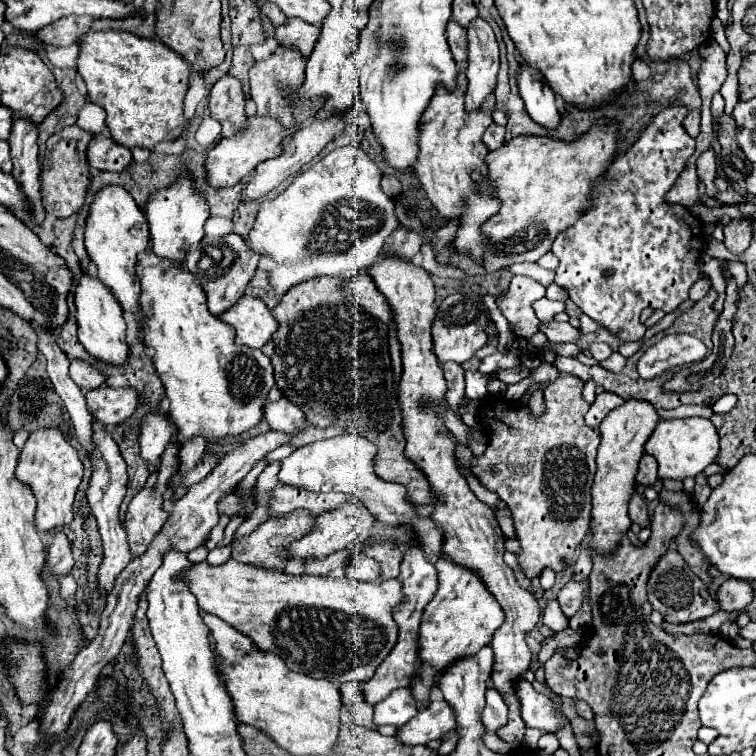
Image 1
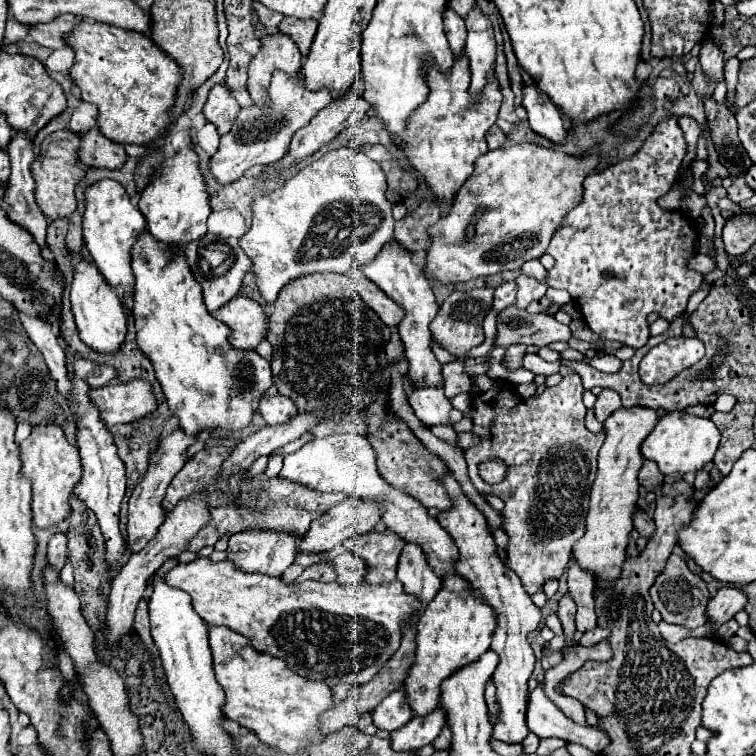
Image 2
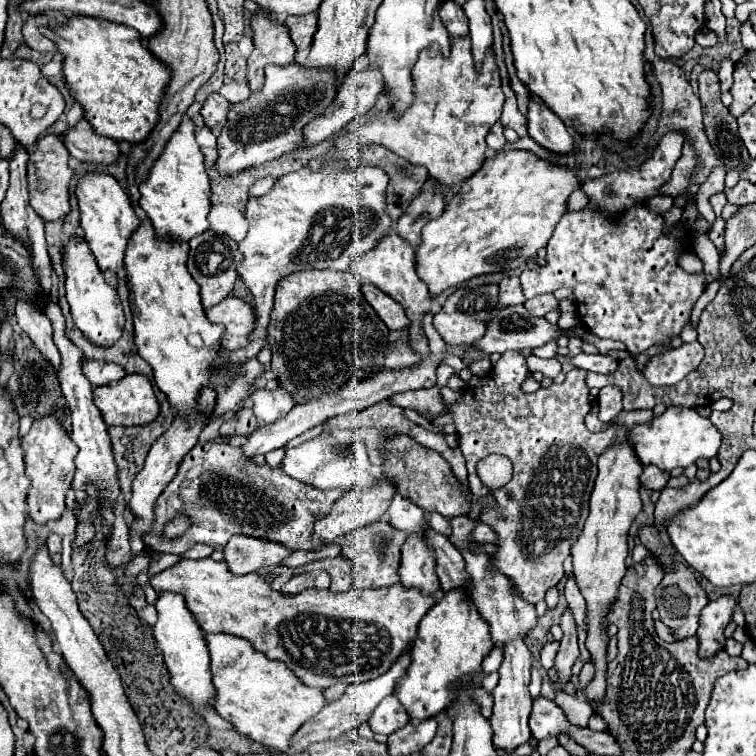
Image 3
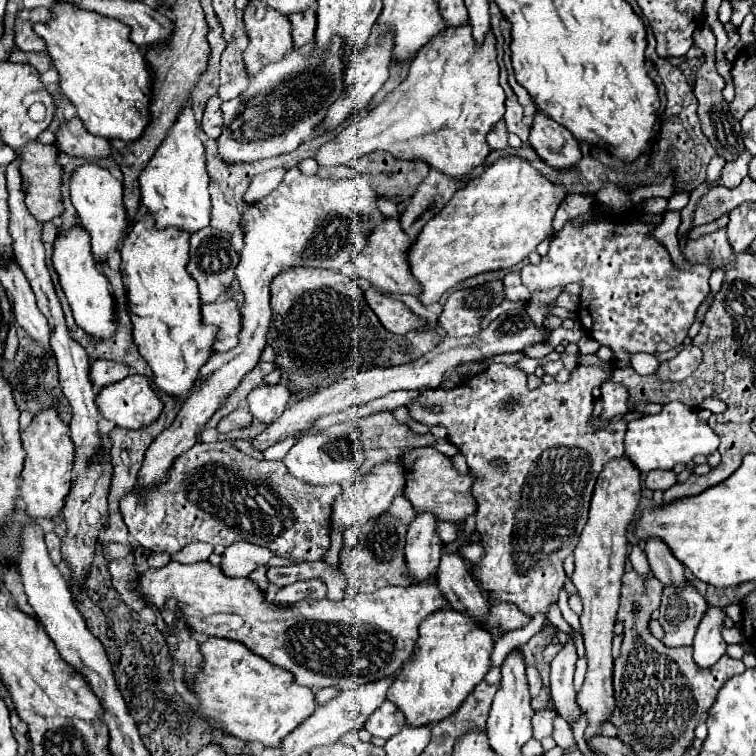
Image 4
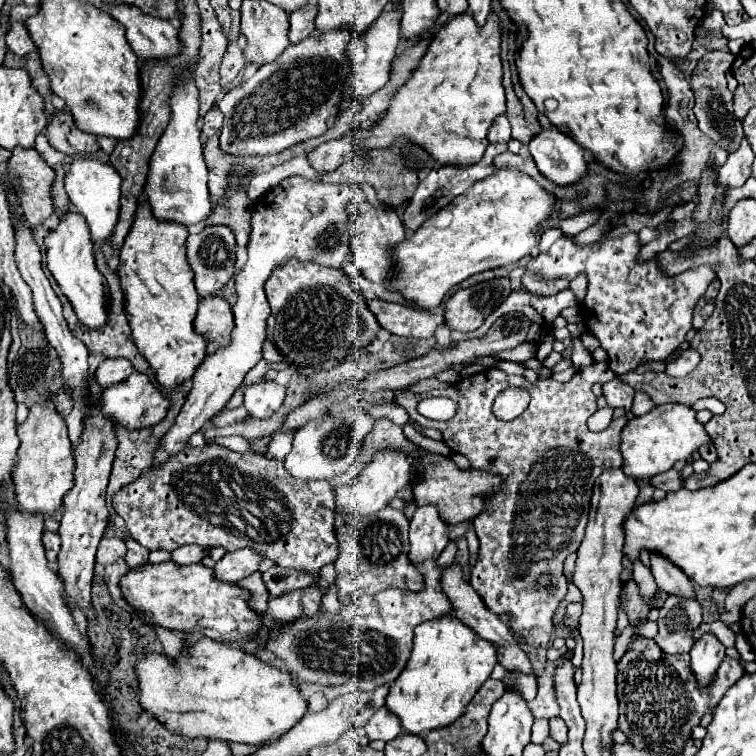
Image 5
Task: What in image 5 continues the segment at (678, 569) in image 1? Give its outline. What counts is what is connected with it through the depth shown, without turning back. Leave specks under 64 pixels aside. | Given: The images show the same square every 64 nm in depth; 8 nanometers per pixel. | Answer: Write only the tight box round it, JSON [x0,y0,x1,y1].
[654,594,702,654]

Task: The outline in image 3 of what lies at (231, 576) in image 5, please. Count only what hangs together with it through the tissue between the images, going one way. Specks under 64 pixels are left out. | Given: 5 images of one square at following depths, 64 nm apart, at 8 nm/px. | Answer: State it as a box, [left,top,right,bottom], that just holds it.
[224,536,290,574]

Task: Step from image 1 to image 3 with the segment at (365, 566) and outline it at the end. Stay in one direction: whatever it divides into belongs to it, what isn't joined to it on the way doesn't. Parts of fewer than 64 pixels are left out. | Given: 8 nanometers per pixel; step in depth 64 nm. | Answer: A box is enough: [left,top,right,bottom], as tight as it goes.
[292,554,352,592]

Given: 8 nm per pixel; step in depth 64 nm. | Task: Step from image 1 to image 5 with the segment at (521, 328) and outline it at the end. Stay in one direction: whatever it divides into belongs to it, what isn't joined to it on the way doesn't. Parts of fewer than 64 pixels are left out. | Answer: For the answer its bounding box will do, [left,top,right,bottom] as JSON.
[526,232,716,374]

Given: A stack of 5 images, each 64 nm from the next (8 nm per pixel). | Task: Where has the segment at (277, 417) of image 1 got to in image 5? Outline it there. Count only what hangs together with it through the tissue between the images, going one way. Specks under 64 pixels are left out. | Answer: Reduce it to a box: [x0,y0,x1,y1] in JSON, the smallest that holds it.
[244,382,286,418]

